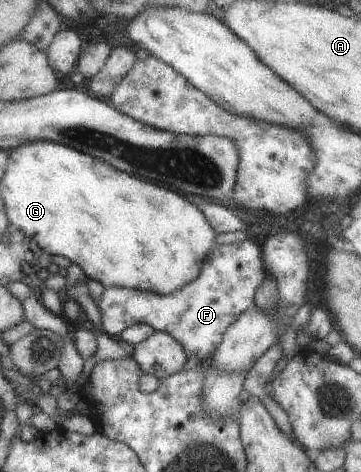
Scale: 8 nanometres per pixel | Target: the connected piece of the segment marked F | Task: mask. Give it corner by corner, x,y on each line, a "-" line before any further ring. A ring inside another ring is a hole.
247,239
217,244
211,248
209,259
202,265
199,275
167,295
147,290
104,287
96,305
102,332
117,335
134,323
146,323
155,332
168,333
181,343
186,358
195,355
199,361
206,362
219,345
227,326
243,310
254,305
257,288
269,277
258,250

